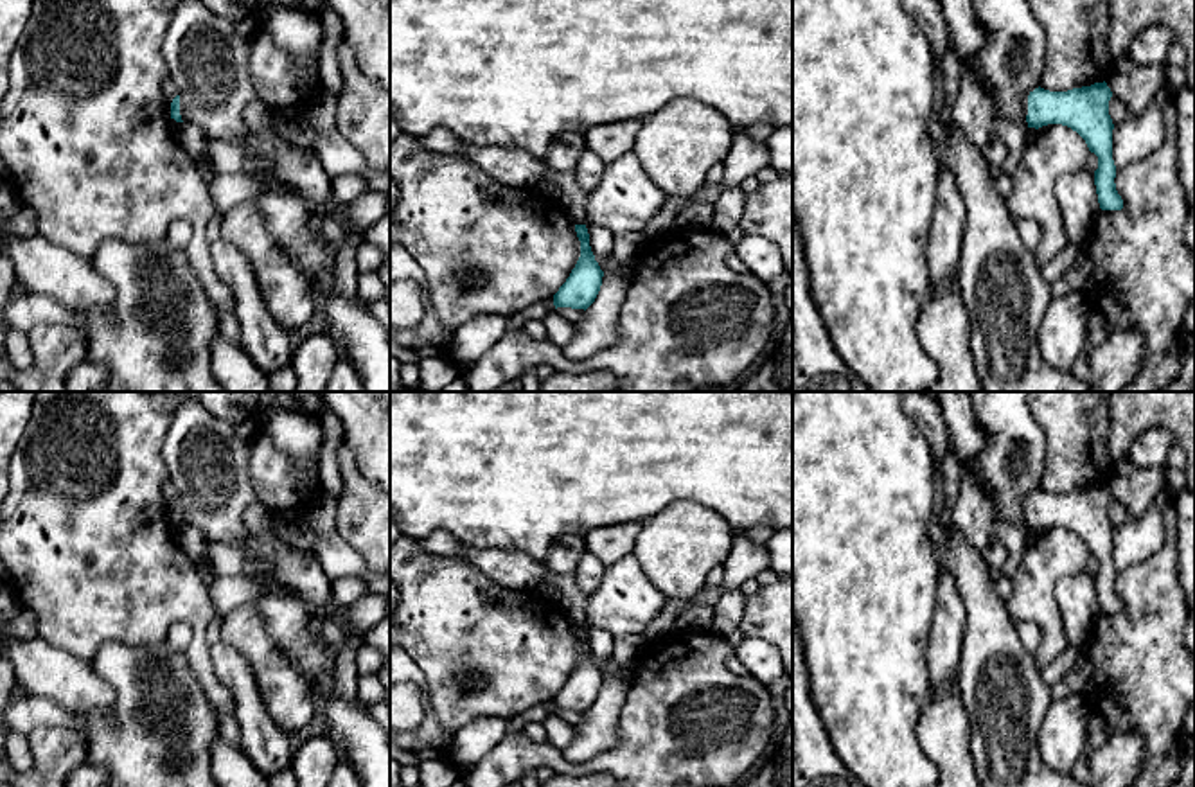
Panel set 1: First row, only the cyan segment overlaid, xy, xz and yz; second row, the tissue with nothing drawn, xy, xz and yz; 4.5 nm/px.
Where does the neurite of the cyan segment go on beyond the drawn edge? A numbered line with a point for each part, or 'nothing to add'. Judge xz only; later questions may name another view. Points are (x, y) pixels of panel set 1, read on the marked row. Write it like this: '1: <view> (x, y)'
nothing to add

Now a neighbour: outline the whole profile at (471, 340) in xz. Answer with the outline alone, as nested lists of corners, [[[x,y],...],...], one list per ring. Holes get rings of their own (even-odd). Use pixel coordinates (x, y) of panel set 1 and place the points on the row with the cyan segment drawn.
[[[476,316],[453,331],[451,356],[456,365],[480,359],[505,332],[509,316]]]

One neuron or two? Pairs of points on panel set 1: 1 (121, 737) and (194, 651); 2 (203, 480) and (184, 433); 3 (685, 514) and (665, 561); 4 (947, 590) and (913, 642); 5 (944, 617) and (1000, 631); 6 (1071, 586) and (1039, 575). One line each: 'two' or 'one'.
1: two
2: one
3: one
4: two
5: two
6: two

